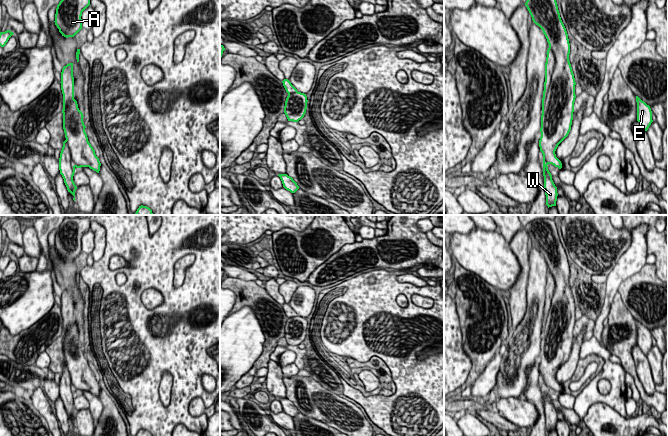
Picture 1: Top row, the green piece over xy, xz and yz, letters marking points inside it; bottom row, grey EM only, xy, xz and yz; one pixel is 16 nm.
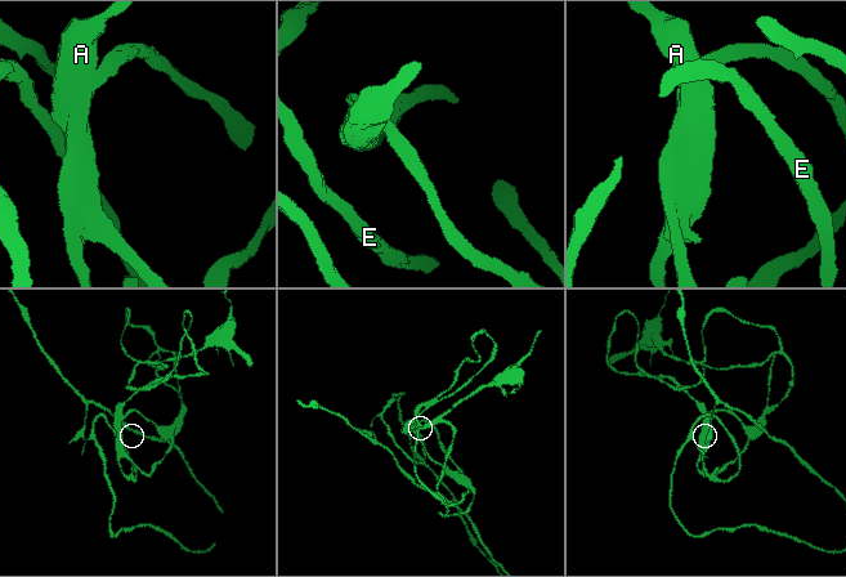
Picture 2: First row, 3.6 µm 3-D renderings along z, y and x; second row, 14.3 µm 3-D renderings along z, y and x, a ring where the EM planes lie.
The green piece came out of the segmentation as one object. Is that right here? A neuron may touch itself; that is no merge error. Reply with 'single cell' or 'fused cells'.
single cell

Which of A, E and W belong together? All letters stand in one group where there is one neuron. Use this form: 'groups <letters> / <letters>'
groups A E W

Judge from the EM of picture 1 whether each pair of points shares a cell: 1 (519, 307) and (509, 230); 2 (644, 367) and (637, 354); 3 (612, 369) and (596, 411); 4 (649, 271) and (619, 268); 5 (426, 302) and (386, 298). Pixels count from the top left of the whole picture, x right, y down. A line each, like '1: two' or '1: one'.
1: two
2: one
3: two
4: two
5: two

